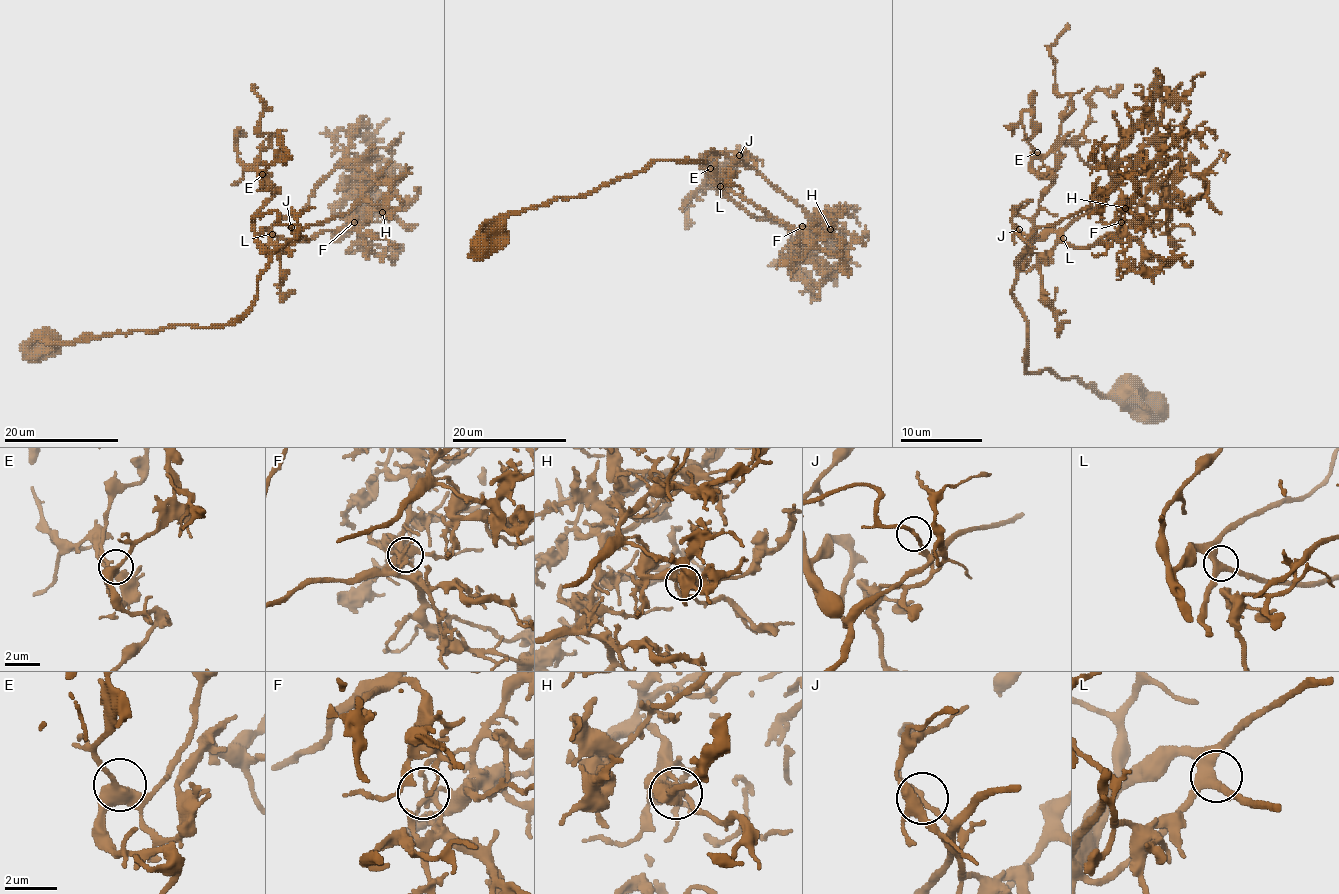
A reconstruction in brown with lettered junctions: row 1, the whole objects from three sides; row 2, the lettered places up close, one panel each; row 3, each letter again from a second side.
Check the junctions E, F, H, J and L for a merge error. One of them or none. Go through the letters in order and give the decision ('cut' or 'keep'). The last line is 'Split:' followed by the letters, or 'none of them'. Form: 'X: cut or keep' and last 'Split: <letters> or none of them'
E: keep
F: keep
H: keep
J: keep
L: keep
Split: none of them

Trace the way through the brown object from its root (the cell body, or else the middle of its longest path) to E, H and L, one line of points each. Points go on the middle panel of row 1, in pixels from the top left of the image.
E: (480, 246), (510, 215), (590, 194), (656, 161), (705, 161), (713, 151), (702, 166), (723, 179), (710, 168)
H: (480, 246), (510, 215), (590, 194), (656, 161), (705, 161), (710, 151), (746, 161), (817, 226), (830, 229)
L: (480, 246), (510, 215), (590, 194), (656, 161), (705, 161), (713, 151), (720, 186)

